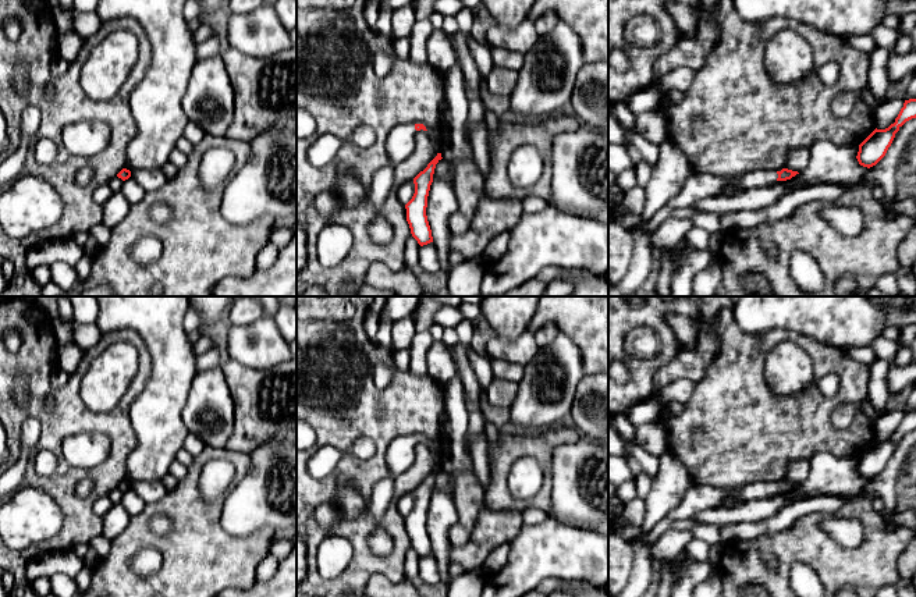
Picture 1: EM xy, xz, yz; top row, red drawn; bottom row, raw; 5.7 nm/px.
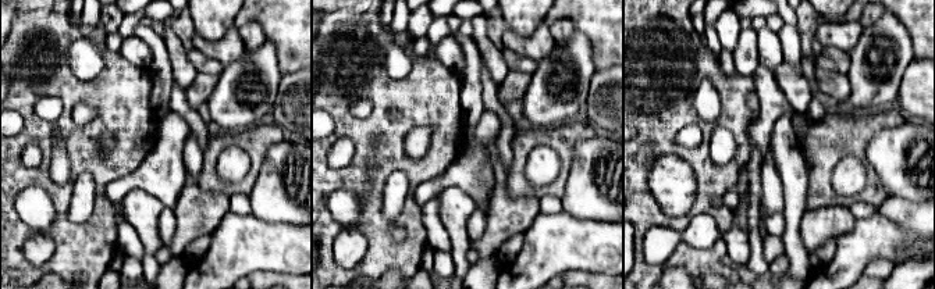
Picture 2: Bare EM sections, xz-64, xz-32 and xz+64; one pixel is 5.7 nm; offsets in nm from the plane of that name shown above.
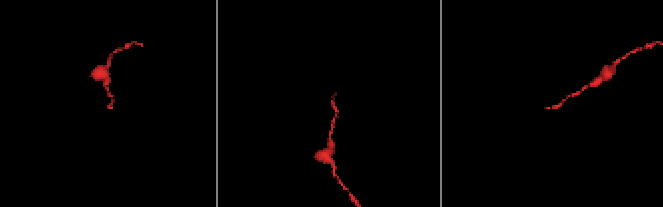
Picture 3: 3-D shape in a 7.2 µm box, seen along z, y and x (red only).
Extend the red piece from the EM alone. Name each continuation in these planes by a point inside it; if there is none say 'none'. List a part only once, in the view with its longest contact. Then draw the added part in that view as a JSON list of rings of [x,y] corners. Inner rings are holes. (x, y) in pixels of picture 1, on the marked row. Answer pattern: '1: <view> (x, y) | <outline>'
1: yz (698, 187) | [[[746,171],[736,175],[714,175],[693,173],[682,186],[682,189],[645,225],[645,232],[649,238],[653,237],[658,225],[671,216],[674,209],[689,207],[706,198],[718,196],[720,192],[731,185],[734,188],[750,189],[756,186],[771,185],[778,178],[774,171]]]

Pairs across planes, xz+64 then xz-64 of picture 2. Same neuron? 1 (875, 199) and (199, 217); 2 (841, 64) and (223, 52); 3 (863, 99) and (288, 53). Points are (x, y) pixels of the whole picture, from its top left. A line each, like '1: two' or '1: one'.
1: two
2: two
3: two

